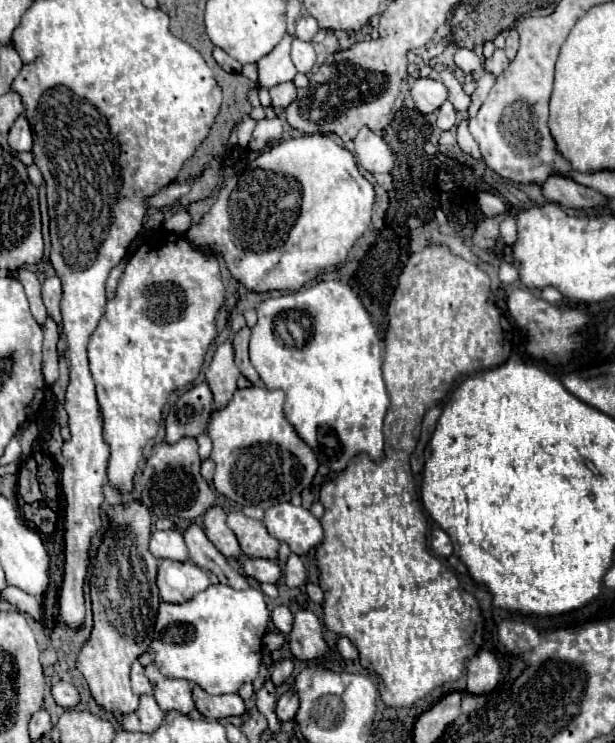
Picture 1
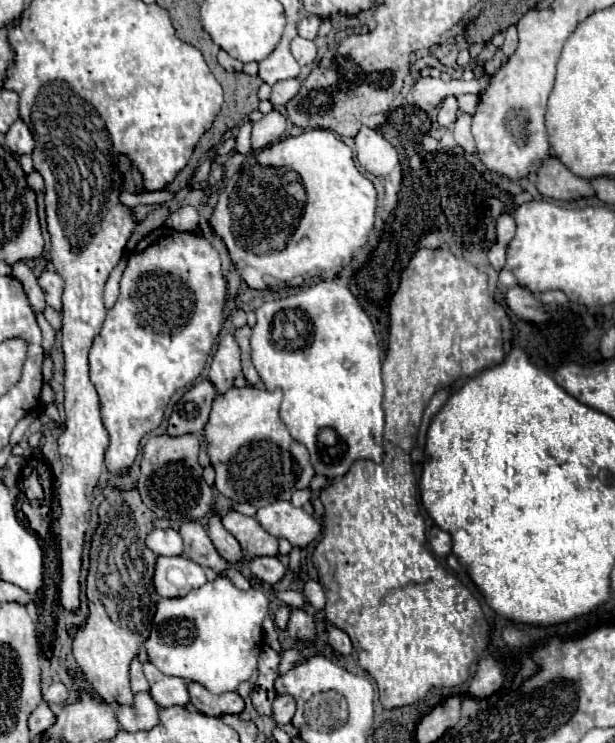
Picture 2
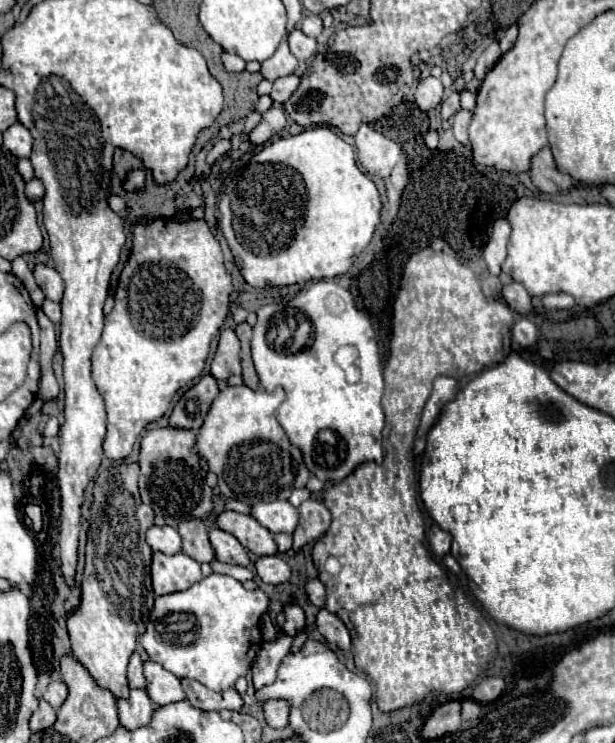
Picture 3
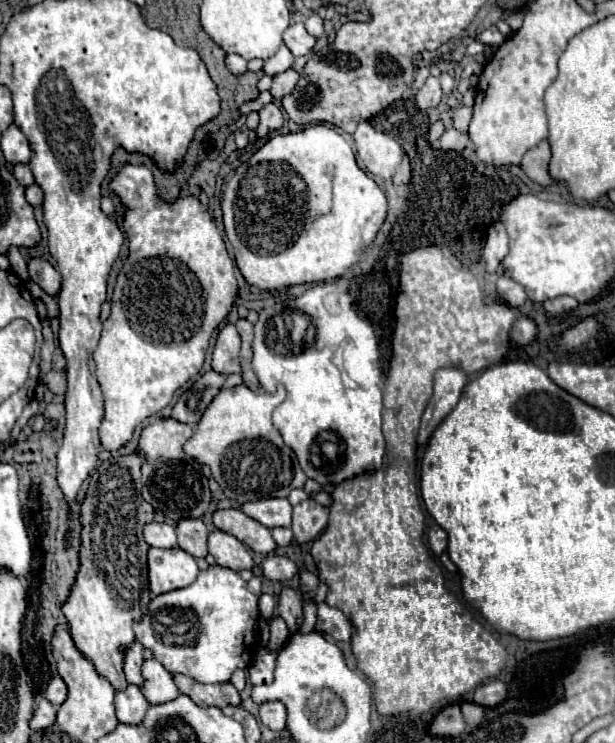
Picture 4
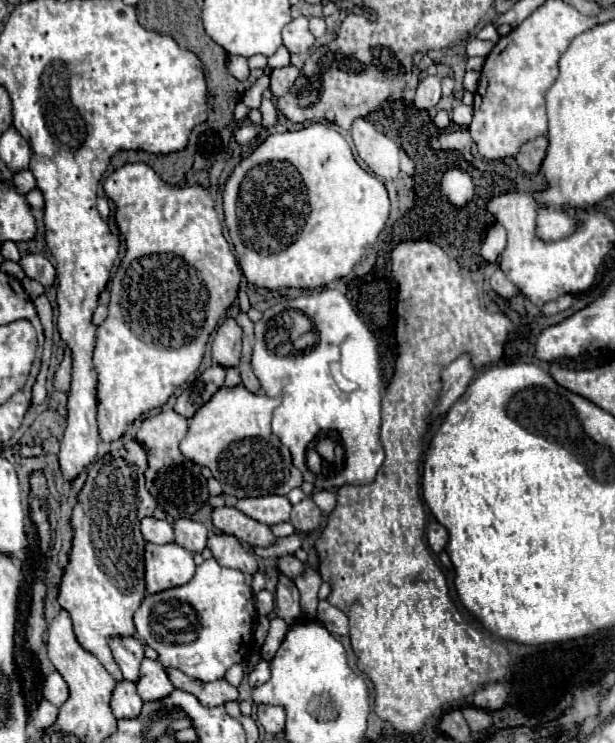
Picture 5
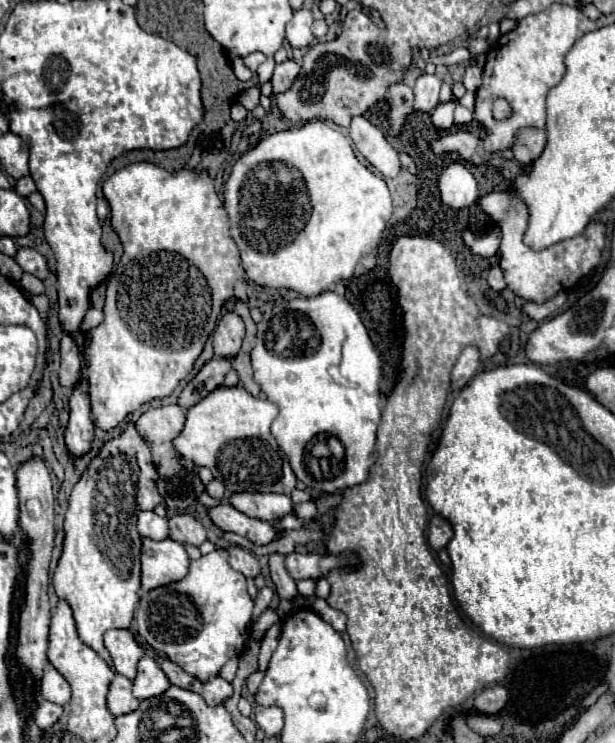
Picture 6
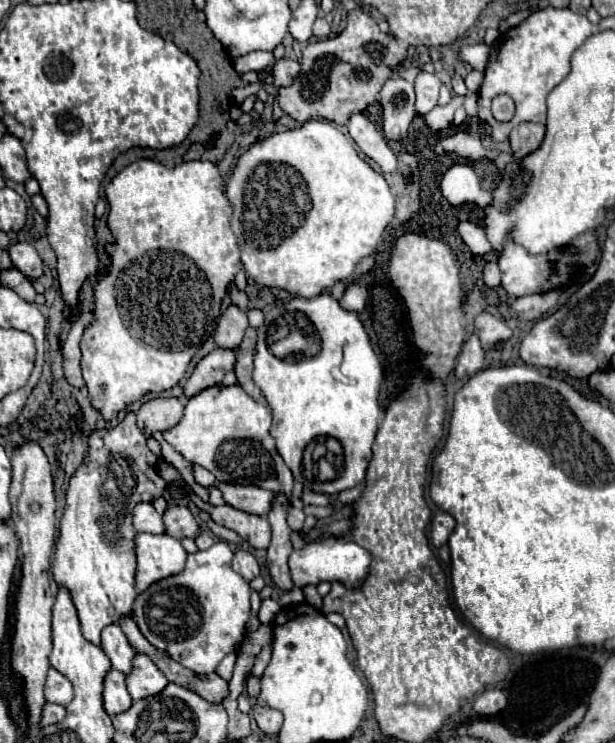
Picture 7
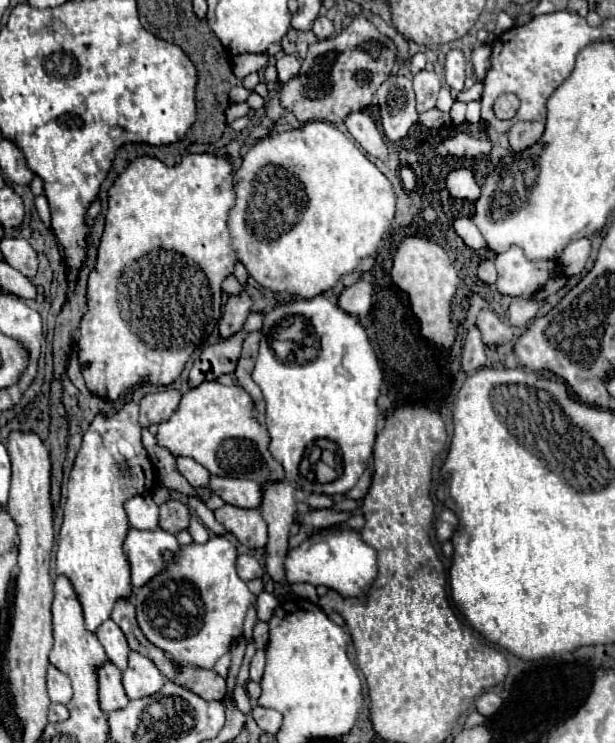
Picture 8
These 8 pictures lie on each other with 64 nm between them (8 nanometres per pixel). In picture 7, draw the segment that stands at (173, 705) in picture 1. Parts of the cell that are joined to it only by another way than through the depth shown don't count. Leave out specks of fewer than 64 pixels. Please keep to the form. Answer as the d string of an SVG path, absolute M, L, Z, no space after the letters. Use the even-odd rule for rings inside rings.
M136 654L132 670L126 676L126 686L132 700L154 696L166 688L166 676L156 668L156 664L146 654Z

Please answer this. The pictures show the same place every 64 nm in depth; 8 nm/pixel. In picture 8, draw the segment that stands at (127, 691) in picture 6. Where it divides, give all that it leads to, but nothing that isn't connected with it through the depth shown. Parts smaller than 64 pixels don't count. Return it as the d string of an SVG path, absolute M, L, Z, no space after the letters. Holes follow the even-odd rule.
M104 662L98 668L98 700L100 700L102 712L106 714L120 710L128 704L128 696L122 688L120 676L122 672L112 662Z

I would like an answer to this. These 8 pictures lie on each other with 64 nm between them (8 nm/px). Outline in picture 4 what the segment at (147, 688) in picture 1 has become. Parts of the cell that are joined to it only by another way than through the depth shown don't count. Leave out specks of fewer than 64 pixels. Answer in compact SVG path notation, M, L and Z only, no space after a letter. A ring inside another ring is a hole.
M134 642L132 646L126 648L124 652L124 674L126 674L126 680L128 684L136 684L140 686L144 680L142 680L142 674L140 674L140 668L142 668L142 644L140 642Z

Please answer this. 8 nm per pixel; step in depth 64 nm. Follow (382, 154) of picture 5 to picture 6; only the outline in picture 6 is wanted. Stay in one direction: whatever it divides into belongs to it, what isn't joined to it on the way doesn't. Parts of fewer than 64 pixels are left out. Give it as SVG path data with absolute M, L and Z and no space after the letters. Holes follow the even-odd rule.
M364 116L352 118L350 138L354 140L358 152L384 178L394 178L398 174L398 170L400 170L398 152L392 148L392 144L386 140L386 136L374 124L370 124Z

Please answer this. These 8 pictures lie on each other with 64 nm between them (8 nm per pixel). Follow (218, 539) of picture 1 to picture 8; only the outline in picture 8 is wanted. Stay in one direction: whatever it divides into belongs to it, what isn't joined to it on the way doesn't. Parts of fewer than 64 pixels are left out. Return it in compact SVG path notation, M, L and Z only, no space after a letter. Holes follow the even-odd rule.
M240 554L238 560L236 560L236 568L238 568L238 576L248 582L248 580L254 580L254 578L262 578L264 570L262 566L256 562L254 556L250 554Z

